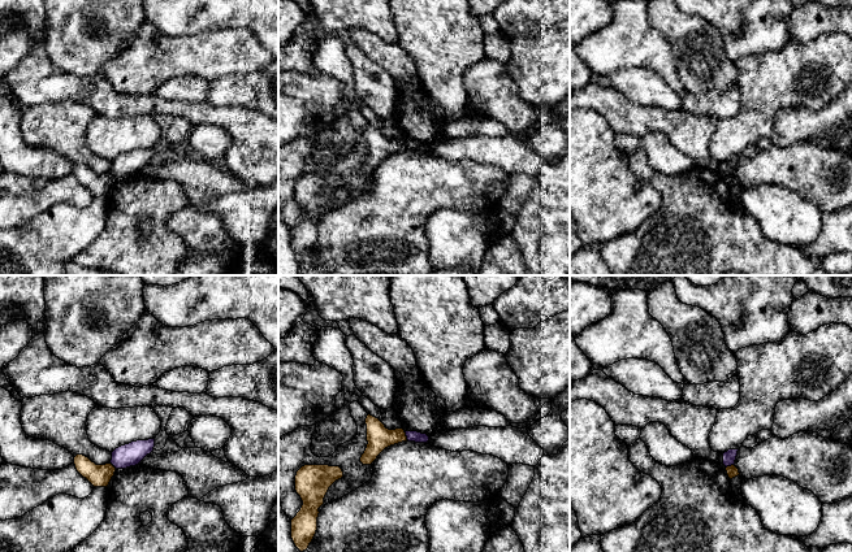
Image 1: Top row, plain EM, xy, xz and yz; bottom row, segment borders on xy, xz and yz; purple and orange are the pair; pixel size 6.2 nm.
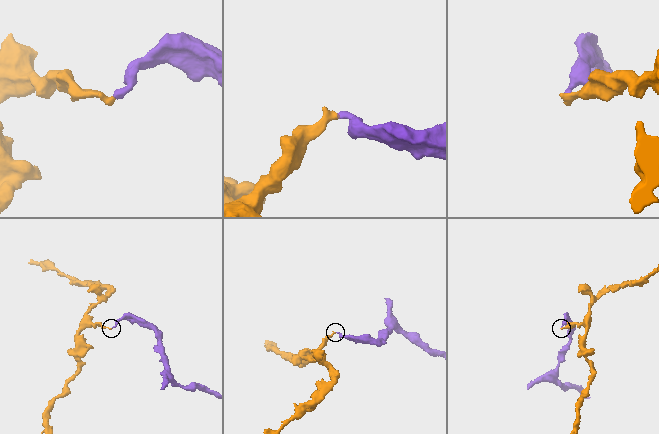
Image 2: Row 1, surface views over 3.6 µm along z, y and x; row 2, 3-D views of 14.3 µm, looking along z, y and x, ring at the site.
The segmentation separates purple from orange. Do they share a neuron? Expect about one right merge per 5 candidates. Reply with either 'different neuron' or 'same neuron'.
different neuron

